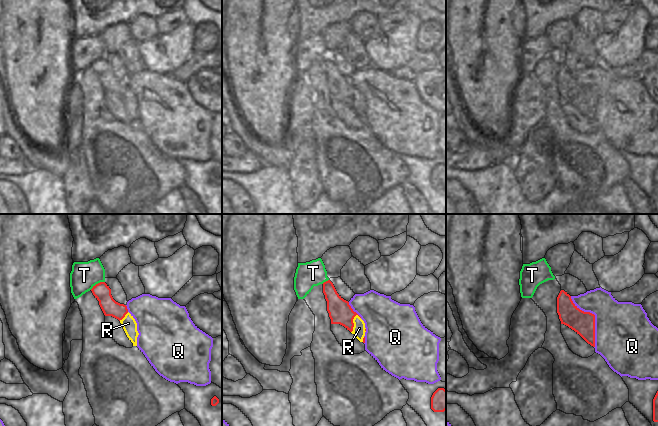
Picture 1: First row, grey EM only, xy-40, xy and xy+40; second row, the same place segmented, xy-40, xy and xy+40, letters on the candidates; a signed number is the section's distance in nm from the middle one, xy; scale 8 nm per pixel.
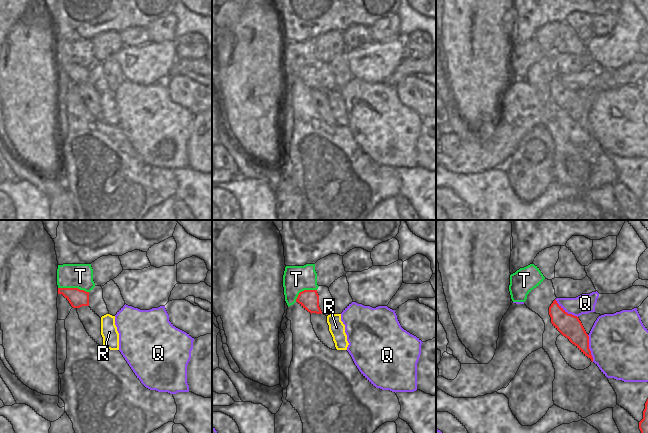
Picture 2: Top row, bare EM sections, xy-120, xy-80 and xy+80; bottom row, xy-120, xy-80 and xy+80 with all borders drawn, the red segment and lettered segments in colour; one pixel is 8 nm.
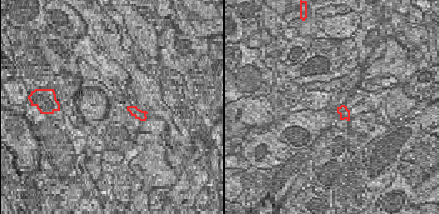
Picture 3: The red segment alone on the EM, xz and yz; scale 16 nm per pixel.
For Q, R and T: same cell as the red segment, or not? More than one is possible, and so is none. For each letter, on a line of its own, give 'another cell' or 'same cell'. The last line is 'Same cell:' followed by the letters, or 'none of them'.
Q: another cell
R: another cell
T: another cell
Same cell: none of them

